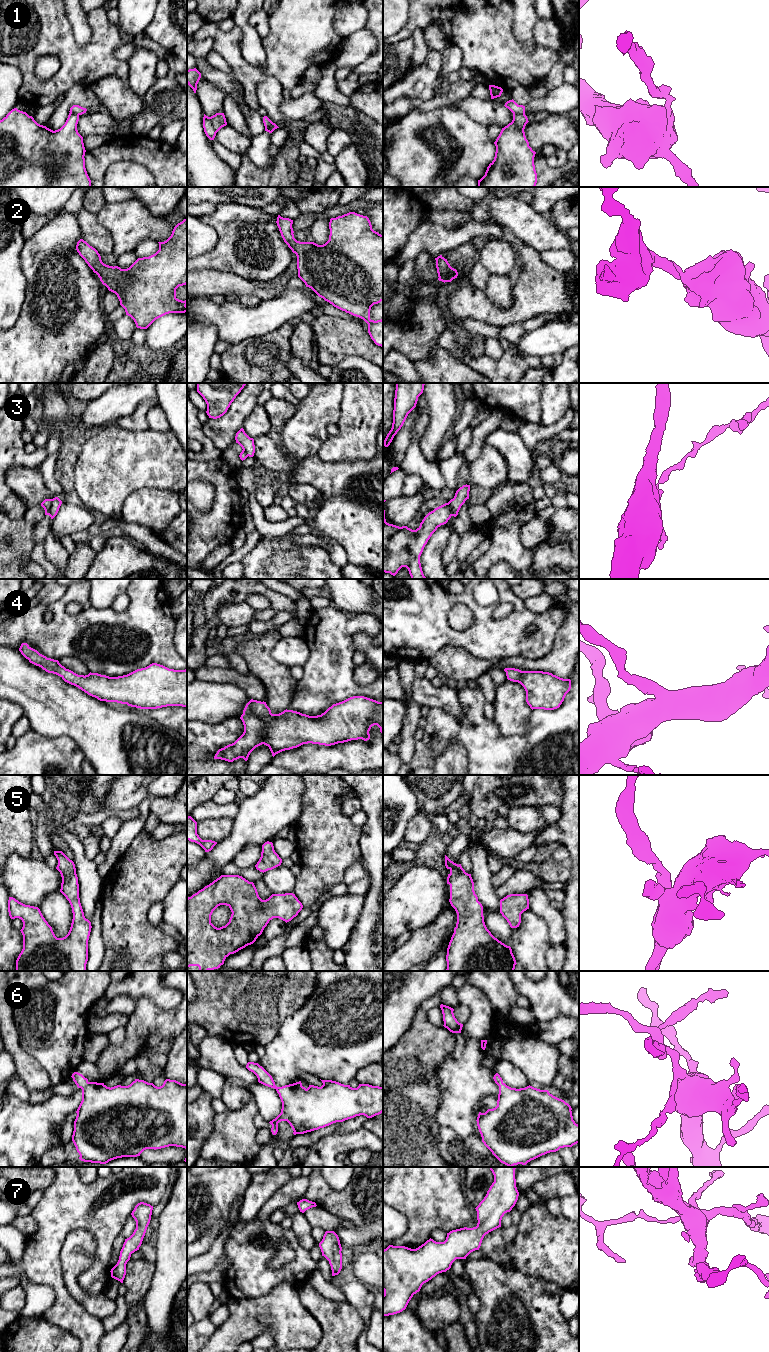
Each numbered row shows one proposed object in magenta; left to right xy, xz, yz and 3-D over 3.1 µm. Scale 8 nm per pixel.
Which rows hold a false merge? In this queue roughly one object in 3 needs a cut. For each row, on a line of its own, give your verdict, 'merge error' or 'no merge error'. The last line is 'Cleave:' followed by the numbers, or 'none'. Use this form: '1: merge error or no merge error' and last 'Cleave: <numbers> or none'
1: merge error
2: no merge error
3: merge error
4: no merge error
5: no merge error
6: no merge error
7: no merge error
Cleave: 1, 3

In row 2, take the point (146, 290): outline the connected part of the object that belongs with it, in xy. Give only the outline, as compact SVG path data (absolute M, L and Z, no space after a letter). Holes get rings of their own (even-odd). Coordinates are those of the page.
M184 219L174 227L171 236L166 241L158 243L159 250L155 254L149 257L138 258L127 269L104 264L98 251L83 239L80 239L76 245L79 255L93 272L98 275L102 284L117 295L120 305L125 309L126 315L130 316L134 320L136 327L140 329L147 329L156 319L166 314L187 312L187 300L182 301L176 298L176 289L187 284L187 219Z

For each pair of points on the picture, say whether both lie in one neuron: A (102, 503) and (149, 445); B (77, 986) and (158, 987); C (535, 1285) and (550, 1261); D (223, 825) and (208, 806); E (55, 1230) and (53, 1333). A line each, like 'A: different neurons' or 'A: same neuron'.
A: same neuron
B: different neurons
C: different neurons
D: different neurons
E: different neurons

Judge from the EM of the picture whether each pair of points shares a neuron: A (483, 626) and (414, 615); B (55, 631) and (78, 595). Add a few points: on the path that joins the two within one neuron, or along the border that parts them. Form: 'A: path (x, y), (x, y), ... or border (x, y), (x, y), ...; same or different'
A: path (466, 636), (445, 636), (431, 632); same
B: path (55, 620), (55, 612), (67, 599); same

